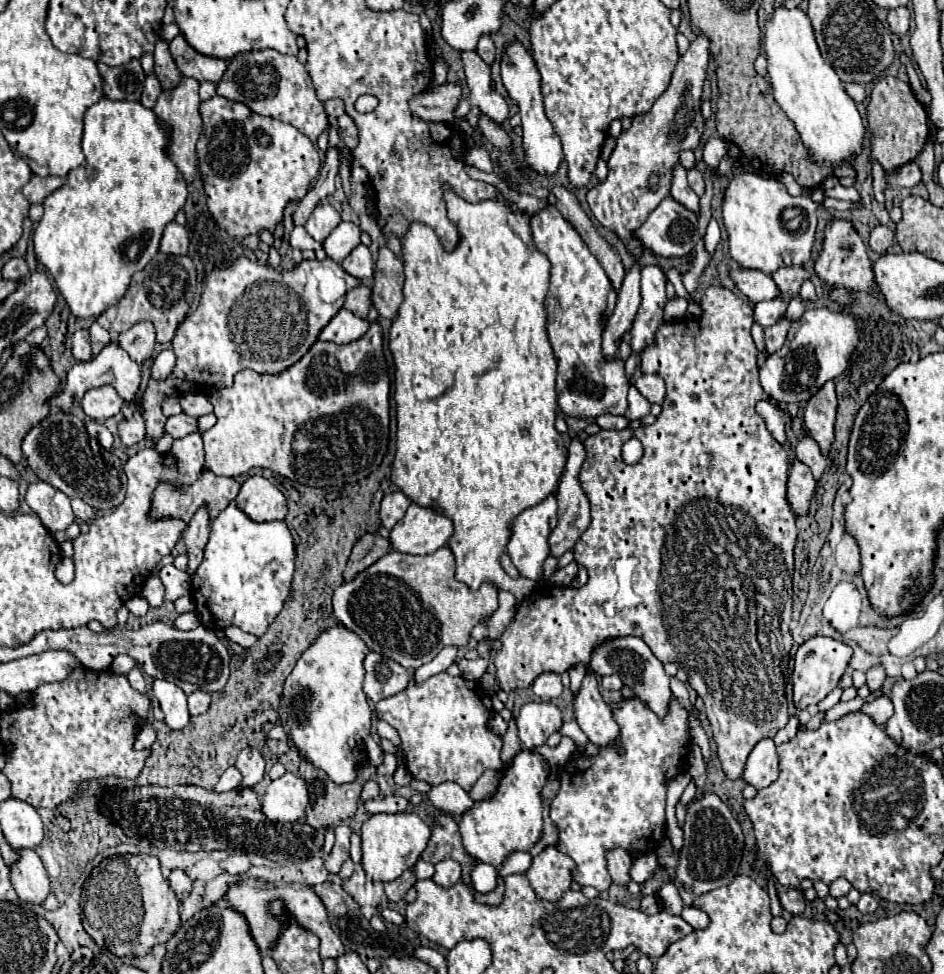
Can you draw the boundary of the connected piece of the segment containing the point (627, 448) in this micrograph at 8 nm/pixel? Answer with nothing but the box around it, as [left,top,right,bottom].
[622,438,643,464]

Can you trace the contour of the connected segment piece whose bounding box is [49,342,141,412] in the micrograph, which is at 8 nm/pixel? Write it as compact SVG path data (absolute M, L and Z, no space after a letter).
M111 342L107 348L103 348L103 352L99 356L95 356L93 360L89 360L89 362L77 362L71 368L71 372L67 374L65 388L49 398L49 406L55 406L55 408L61 408L63 412L69 412L73 408L73 404L79 398L83 398L83 394L89 388L93 388L93 386L105 386L105 384L111 384L125 402L133 402L135 400L135 394L139 392L141 384L140 366L137 366L127 356L127 352L123 352L123 348L119 348L119 344L115 344L115 342Z

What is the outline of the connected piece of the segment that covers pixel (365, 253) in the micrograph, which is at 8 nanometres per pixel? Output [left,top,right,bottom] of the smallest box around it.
[341,244,373,280]

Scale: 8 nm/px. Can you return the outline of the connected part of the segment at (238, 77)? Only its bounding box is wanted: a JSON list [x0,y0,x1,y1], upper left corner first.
[217,50,329,142]

